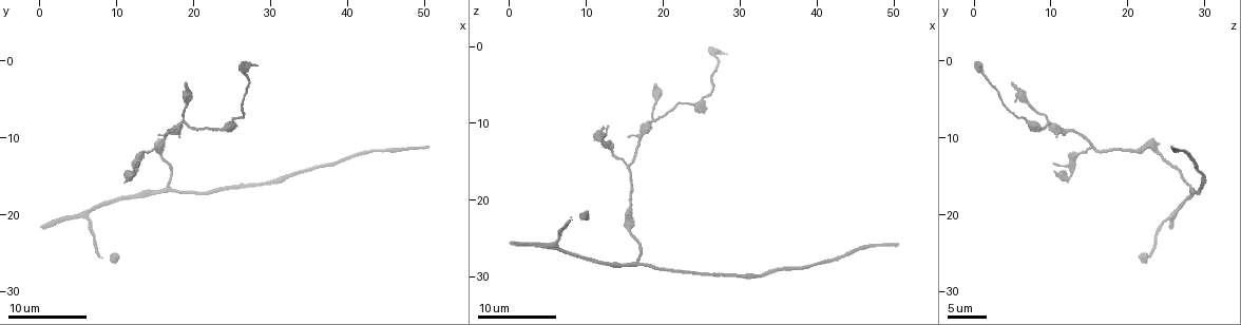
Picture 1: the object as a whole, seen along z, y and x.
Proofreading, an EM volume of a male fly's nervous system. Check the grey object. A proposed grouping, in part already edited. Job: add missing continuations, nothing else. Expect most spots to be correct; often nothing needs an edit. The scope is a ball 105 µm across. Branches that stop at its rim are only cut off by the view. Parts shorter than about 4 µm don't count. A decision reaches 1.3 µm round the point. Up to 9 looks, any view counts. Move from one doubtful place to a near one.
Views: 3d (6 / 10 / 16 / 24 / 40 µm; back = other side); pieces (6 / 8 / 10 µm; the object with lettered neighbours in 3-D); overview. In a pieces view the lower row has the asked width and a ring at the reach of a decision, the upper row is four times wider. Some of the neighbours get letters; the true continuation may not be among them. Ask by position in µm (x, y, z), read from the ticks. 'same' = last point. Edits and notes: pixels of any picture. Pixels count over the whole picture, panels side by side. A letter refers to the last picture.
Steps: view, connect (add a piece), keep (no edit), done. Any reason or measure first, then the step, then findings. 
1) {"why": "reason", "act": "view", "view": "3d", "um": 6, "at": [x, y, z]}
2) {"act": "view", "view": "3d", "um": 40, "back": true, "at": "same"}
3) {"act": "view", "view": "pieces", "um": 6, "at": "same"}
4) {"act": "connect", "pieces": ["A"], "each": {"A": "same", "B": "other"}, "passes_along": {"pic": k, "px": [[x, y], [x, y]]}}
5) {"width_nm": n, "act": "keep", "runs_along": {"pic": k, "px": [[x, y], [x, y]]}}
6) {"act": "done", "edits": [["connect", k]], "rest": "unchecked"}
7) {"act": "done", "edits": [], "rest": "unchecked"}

{"why": "an open end", "act": "view", "view": "pieces", "um": 10, "at": [12.0, 14.0, 10.5]}

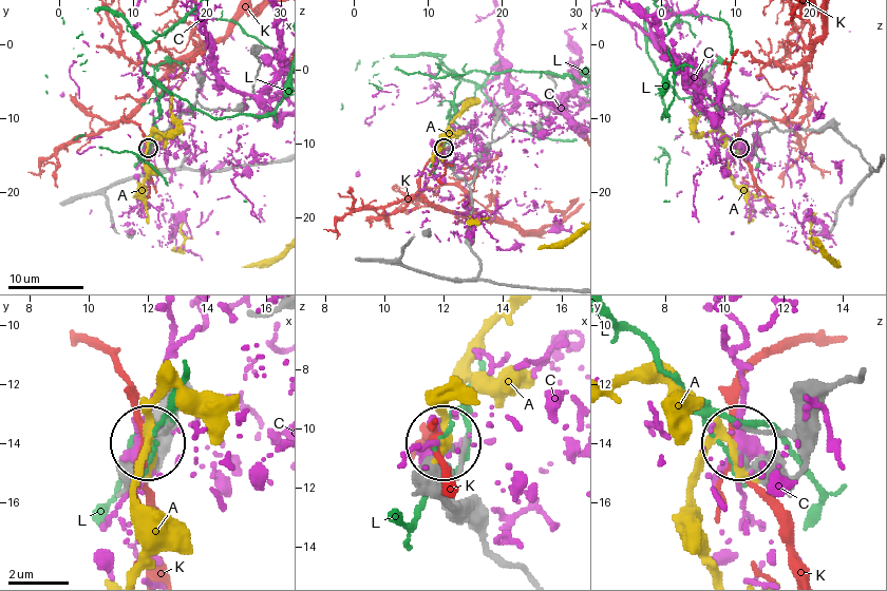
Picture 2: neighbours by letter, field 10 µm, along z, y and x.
{"act": "keep", "each": {"A": "other", "C": "other", "K": "other", "L": "other"}, "found": "none of them fits"}

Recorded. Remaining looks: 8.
{"why": "thin end", "act": "view", "view": "pieces", "um": 8, "at": [15.5, 9.5, 12.0]}

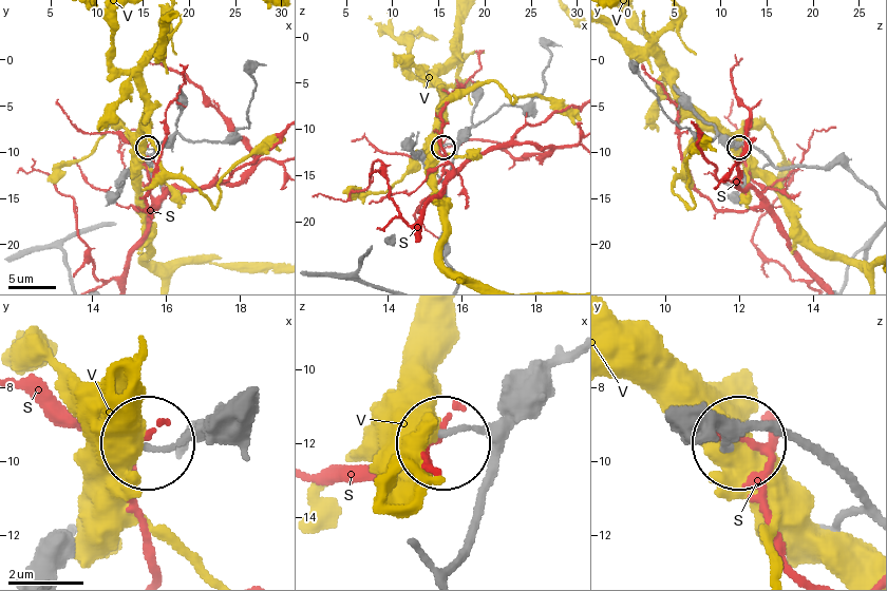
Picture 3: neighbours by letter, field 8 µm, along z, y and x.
{"act": "keep", "each": {"S": "other", "V": "other"}, "found": "no lettered piece goes on from it"}

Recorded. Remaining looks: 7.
{"why": "branch stops here", "act": "view", "view": "pieces", "um": 8, "at": [19.0, 2.5, 5.5]}

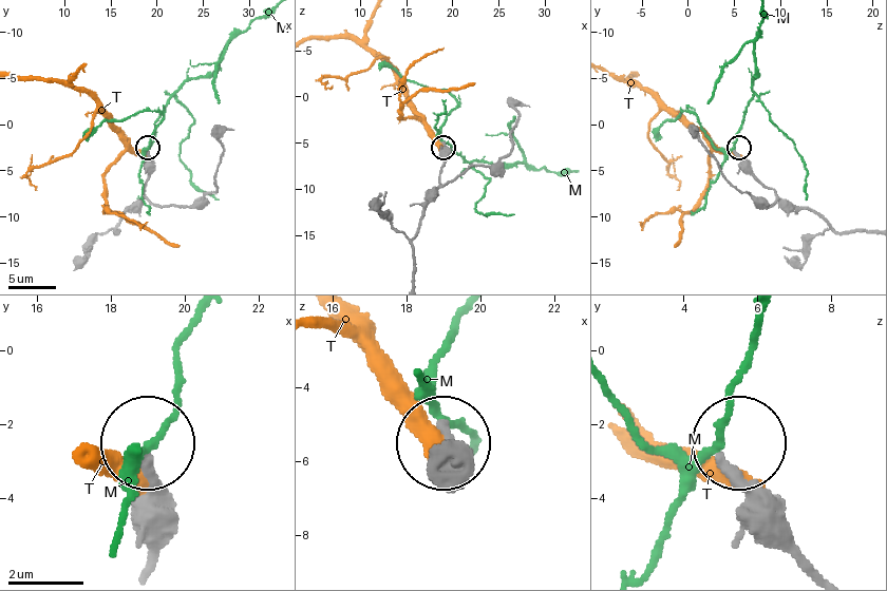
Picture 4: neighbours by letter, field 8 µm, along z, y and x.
{"width_nm": 280, "act": "keep", "each": {"M": "other", "T": "other"}, "runs_along": {"pic": 4, "px": [[146, 554], [146, 462]]}, "found": "no lettered piece goes on from it"}

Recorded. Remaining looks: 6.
{"act": "view", "view": "pieces", "um": 8, "at": [28.5, 0.5, 1.0]}

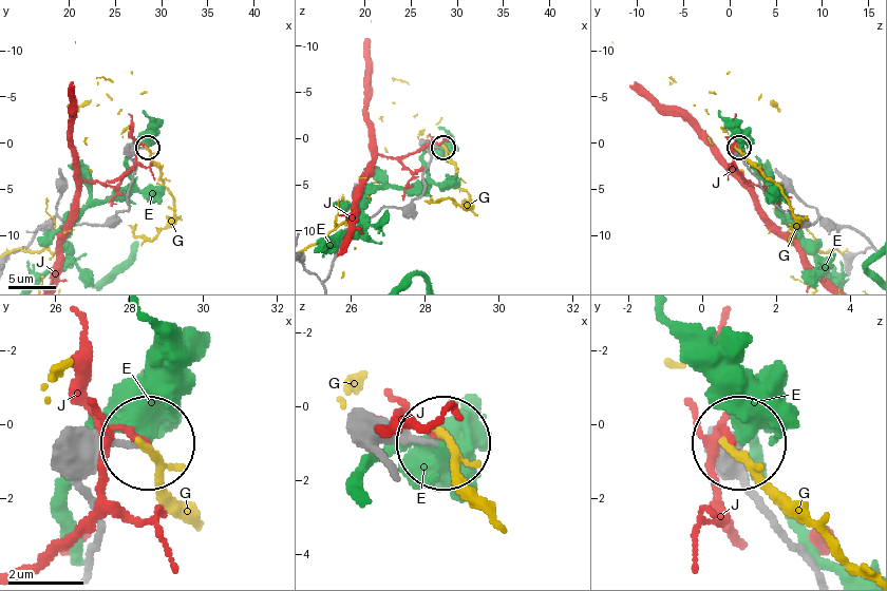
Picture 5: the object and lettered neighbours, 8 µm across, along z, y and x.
{"act": "keep", "each": {"E": "other", "G": "other", "J": "other"}, "found": "no lettered piece goes on from it"}

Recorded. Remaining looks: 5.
{"act": "done", "edits": [], "rest": "unchecked"}

